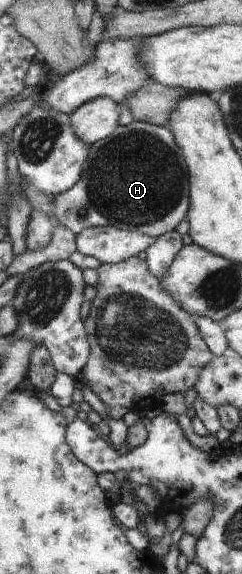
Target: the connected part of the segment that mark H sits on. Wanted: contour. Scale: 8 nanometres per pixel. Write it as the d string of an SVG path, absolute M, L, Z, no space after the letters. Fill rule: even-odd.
M133 120L126 126L117 126L109 137L90 145L79 181L56 197L51 218L55 225L63 224L70 229L75 237L83 229L110 225L158 238L175 230L186 217L190 202L189 176L186 161L171 130L165 126Z

